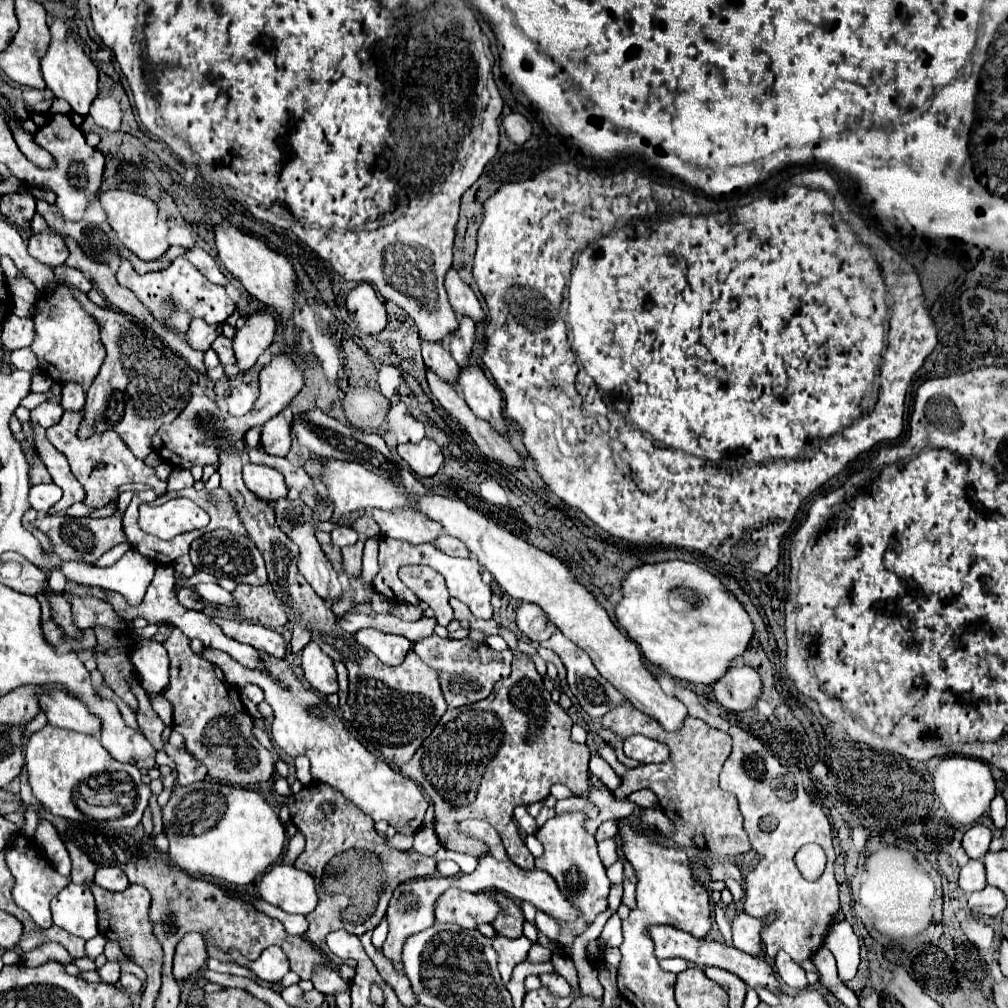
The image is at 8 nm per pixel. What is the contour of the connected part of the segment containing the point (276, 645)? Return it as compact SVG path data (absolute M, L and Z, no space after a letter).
M213 615L211 619L225 631L227 637L233 637L239 643L247 643L255 649L263 649L269 655L279 657L279 659L283 659L289 653L285 639L273 629L267 629L259 623L245 621L245 619L225 619L217 615Z

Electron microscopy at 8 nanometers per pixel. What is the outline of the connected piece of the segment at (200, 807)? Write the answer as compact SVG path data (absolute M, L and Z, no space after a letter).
M207 777L201 783L191 783L187 787L177 785L175 793L171 795L169 803L161 813L163 813L163 827L169 837L169 859L171 863L175 863L193 877L209 875L225 883L247 885L257 875L263 875L267 867L273 865L285 849L285 841L287 841L285 825L257 789L223 785Z

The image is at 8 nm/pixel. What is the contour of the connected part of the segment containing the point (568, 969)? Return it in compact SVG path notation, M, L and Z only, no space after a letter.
M553 953L551 963L553 963L555 971L569 981L569 985L577 985L577 971L575 971L575 965L569 957L565 957L563 953Z

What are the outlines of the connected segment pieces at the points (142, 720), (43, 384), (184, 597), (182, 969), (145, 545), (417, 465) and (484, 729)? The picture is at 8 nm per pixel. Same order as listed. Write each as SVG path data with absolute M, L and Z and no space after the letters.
M135 677L135 681L131 683L133 687L133 693L137 695L137 701L139 701L139 707L137 707L137 723L139 723L139 729L141 733L159 749L163 751L165 747L165 741L161 737L163 729L165 729L165 723L159 719L159 715L153 711L151 707L151 701L149 701L149 695L143 691L139 679Z
M39 372L38 374L32 377L31 386L30 386L31 392L34 393L47 392L52 384L53 384L53 380L49 376Z
M182 588L175 592L175 596L186 609L192 609L200 612L206 606L206 602L194 589Z
M187 933L175 951L175 961L173 961L173 975L175 979L187 979L195 971L199 971L207 961L205 953L205 943L199 933Z
M131 499L129 507L123 515L123 531L125 531L125 537L131 543L131 547L137 549L143 557L155 561L157 565L171 565L175 559L179 559L181 555L185 555L189 551L189 545L193 539L201 537L201 529L199 529L193 533L179 535L171 541L159 541L157 537L151 537L145 531L141 531L139 523L137 523L139 519L133 519L133 511L137 509L137 505L139 505L139 501L135 503Z
M425 437L423 441L419 443L405 443L405 445L399 445L397 447L397 453L409 463L409 467L421 475L421 477L431 477L437 473L437 469L441 467L443 463L443 453L441 453L441 447Z
M450 598L449 602L457 620L467 619L471 629L481 629L487 633L501 635L507 641L509 649L517 651L517 657L513 659L513 673L509 675L509 679L495 683L495 687L487 699L465 705L461 709L447 709L445 715L441 717L441 721L437 723L437 727L433 729L433 733L417 749L413 759L409 763L401 765L401 773L413 781L419 781L419 787L433 801L435 833L437 833L439 843L445 849L468 854L475 858L486 854L488 850L484 843L460 834L458 828L455 827L463 819L483 819L497 829L497 833L503 841L503 847L505 847L507 855L513 859L513 863L517 863L517 867L521 867L521 869L533 871L535 861L533 861L531 851L525 847L523 839L519 837L519 827L513 819L513 809L517 805L530 805L535 801L543 801L550 794L551 785L557 781L567 785L573 791L573 795L585 795L589 791L587 763L589 763L591 753L589 753L587 745L579 745L579 743L571 741L571 723L573 723L571 717L567 715L565 709L559 707L559 703L555 703L551 699L551 693L543 687L543 677L537 673L533 661L527 659L527 655L519 653L517 637L509 629L499 629L493 619L489 619L489 621L473 619L473 613L469 607L458 599Z

